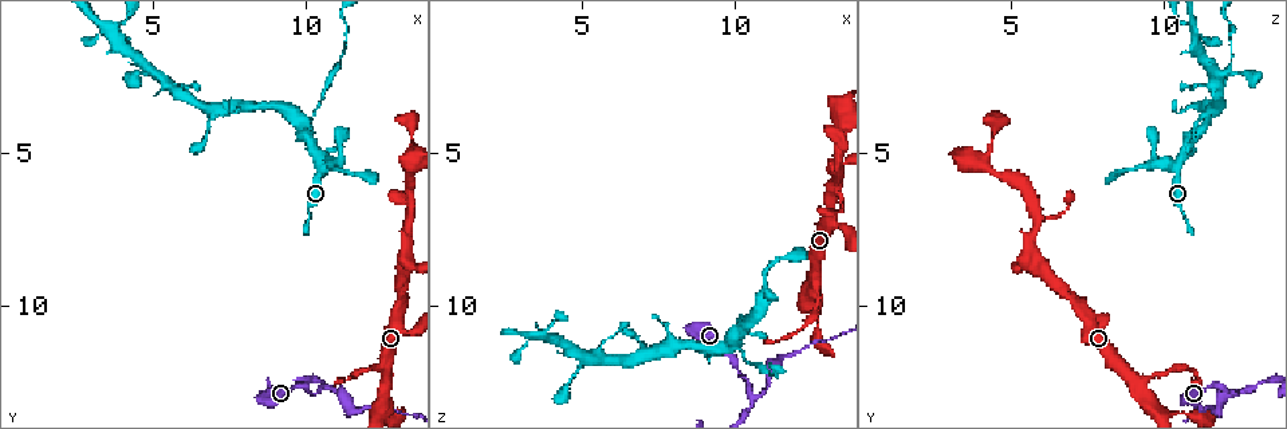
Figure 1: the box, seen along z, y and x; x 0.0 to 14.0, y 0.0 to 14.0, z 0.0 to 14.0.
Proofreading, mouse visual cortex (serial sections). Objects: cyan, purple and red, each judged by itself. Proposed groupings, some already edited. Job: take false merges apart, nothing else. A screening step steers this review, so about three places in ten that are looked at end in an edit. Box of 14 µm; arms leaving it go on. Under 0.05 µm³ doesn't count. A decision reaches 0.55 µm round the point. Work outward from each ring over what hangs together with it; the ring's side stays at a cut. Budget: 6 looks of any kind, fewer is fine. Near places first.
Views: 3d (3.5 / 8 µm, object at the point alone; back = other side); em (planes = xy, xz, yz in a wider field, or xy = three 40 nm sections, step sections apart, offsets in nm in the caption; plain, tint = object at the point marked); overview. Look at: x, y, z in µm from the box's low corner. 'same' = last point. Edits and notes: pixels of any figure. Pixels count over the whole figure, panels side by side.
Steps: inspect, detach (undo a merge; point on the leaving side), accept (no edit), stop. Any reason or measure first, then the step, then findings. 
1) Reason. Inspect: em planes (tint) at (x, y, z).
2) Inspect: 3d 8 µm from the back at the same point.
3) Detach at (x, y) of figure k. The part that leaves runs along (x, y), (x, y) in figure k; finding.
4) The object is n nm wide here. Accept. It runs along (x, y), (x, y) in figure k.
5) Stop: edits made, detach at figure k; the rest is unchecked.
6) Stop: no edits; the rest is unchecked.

Three arms meet. Inspect: 3d 3.5 µm at (10.6, 12.6, 12.8).

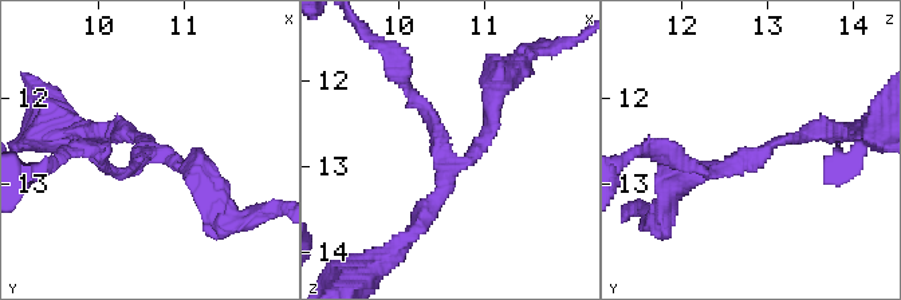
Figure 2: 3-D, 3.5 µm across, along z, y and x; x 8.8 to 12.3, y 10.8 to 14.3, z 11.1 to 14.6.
Inspect: em xy step 5 (tint) at (10.55, 12.65, 12.85).

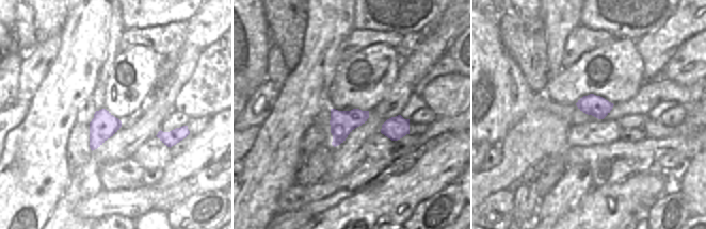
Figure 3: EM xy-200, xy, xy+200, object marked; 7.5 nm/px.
Inspect: em xy step 1 (tint) at the same point.

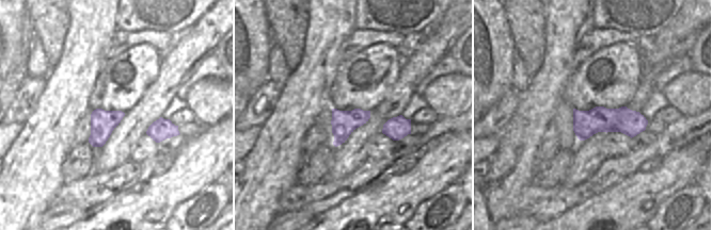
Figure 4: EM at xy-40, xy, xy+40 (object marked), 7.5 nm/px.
3 arms meet here; the arms are 100, 150, 200 nm wide. Accept. It runs along (575, 112), (584, 120), (644, 124) in figure 4; all the same cell.

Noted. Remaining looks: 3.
Calibre changes. Inspect: 3d 3.5 µm at (11.9, 13.4, 11.7).

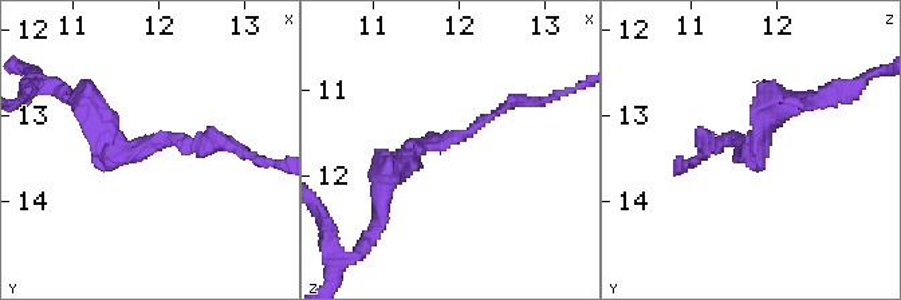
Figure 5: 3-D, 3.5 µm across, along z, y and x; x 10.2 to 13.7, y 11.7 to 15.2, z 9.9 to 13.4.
The arms are 150, 350 nm wide; need the tissue. Inspect: em xy step 1 (tint) at (11.80, 13.35, 11.60).

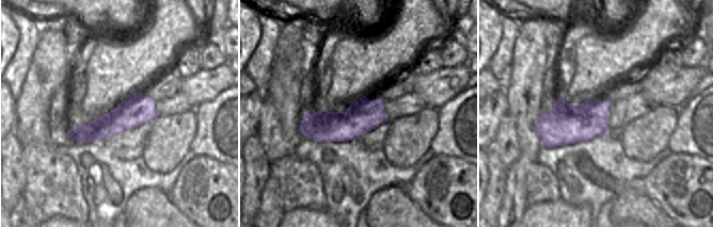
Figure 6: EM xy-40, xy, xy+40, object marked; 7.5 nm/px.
Another direction. Inspect: em planes (tint) at the same point.

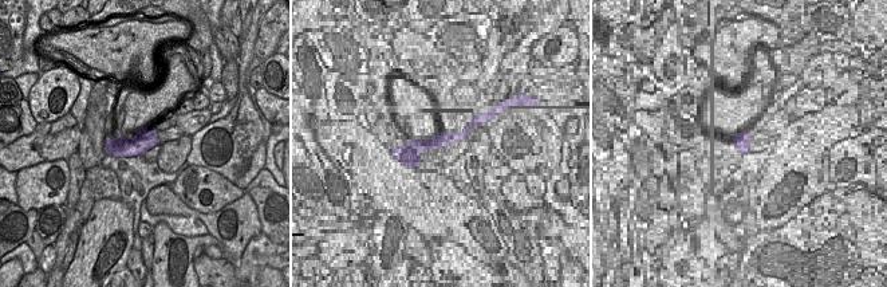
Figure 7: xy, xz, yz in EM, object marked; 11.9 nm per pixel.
Accept. It runs along (390, 173), (518, 102) in figure 5; all the same cell.

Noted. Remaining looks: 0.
Stop: no edits; the rest is unchecked.

